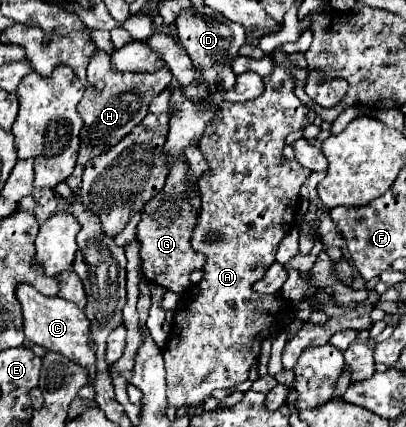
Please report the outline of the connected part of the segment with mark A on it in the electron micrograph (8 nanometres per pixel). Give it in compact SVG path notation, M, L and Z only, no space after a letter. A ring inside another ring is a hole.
M276 66L274 72L266 78L266 90L262 96L242 104L226 102L222 106L220 124L210 126L204 134L200 150L208 160L210 168L202 174L198 182L202 196L202 212L198 218L198 226L192 234L192 248L206 254L206 266L202 268L202 280L198 284L192 284L190 290L182 294L180 300L194 300L190 302L190 314L178 314L162 352L166 362L170 406L182 408L202 404L212 396L214 390L230 388L248 380L250 368L260 358L262 340L272 336L272 330L276 336L280 330L286 328L286 320L296 316L296 304L292 304L282 290L278 290L278 294L258 294L252 290L252 284L266 274L266 270L276 258L280 240L294 226L296 210L300 206L300 188L310 176L310 170L300 166L296 160L282 158L286 136L294 130L302 130L304 126L312 124L314 118L314 110L310 110L296 98L292 76L282 66ZM210 232L218 232L220 240L214 244L208 242Z

